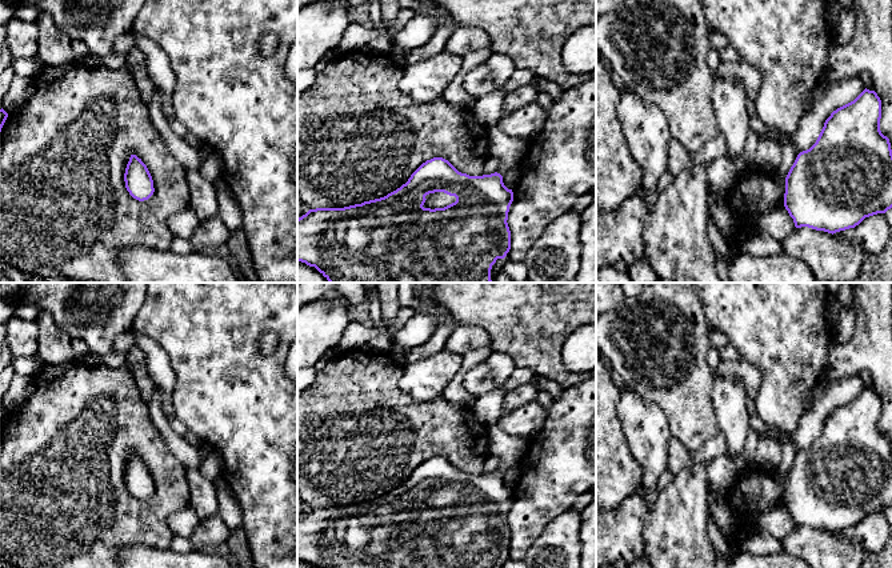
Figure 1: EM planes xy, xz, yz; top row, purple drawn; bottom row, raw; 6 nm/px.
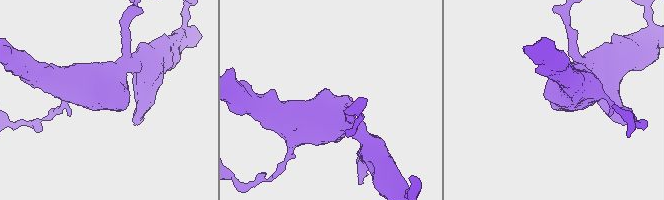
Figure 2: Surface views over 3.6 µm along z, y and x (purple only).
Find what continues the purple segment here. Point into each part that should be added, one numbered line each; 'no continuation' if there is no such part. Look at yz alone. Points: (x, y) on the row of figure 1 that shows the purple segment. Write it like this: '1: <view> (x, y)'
no continuation

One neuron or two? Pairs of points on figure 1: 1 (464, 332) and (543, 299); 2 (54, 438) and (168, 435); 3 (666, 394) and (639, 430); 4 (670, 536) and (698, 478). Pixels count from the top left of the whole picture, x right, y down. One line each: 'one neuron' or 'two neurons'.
1: two neurons
2: two neurons
3: two neurons
4: one neuron

